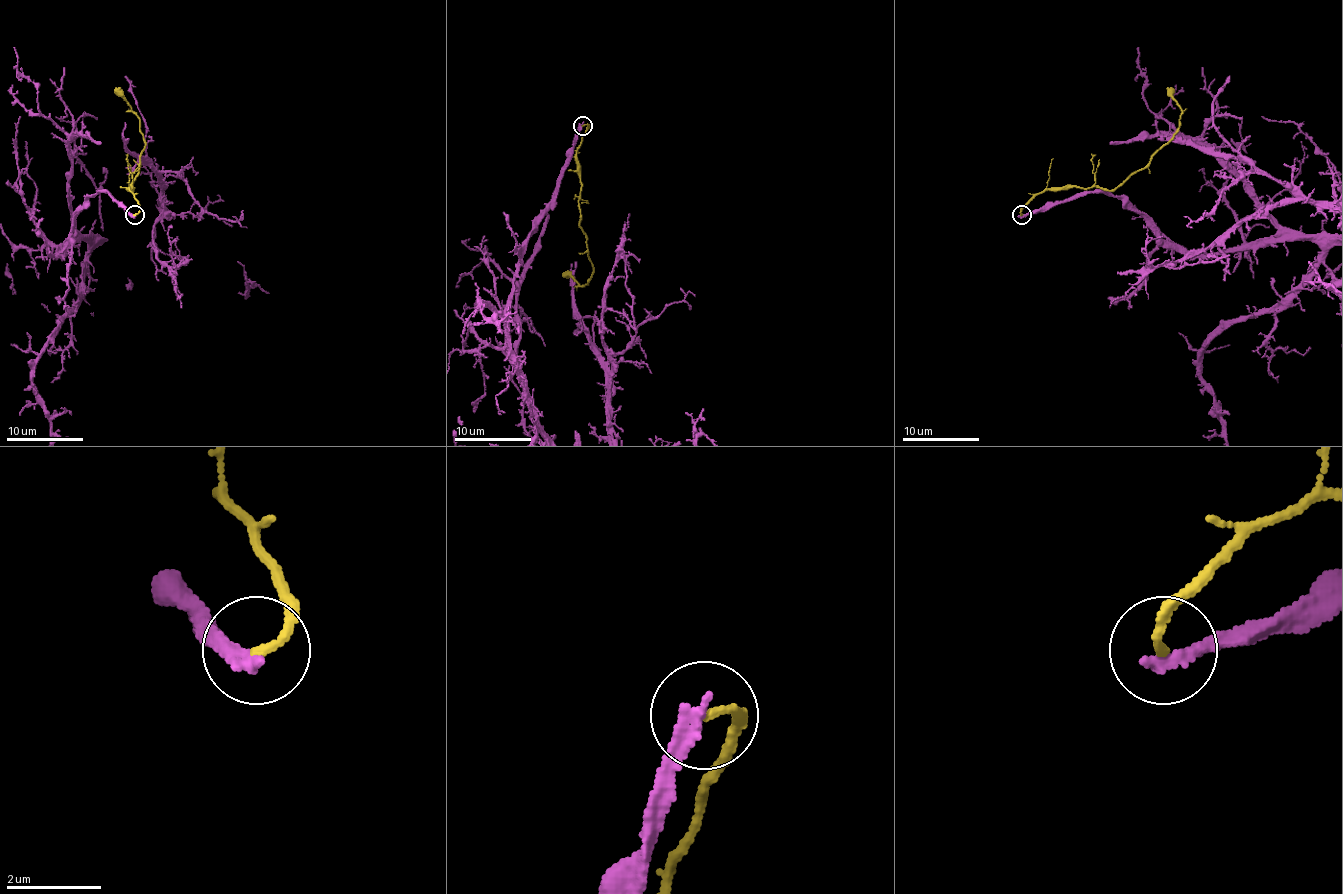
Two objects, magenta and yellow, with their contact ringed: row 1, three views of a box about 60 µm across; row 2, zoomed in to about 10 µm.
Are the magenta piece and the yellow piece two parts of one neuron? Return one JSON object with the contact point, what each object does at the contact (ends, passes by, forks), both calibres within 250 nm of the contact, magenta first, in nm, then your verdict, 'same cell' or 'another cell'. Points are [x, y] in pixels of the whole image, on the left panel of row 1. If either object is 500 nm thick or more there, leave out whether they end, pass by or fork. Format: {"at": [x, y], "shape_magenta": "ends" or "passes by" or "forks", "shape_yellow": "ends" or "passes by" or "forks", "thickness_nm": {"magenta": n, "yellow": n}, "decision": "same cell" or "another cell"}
{"at": [134, 214], "shape_magenta": "ends", "shape_yellow": "ends", "thickness_nm": {"magenta": 320, "yellow": 180}, "decision": "another cell"}

